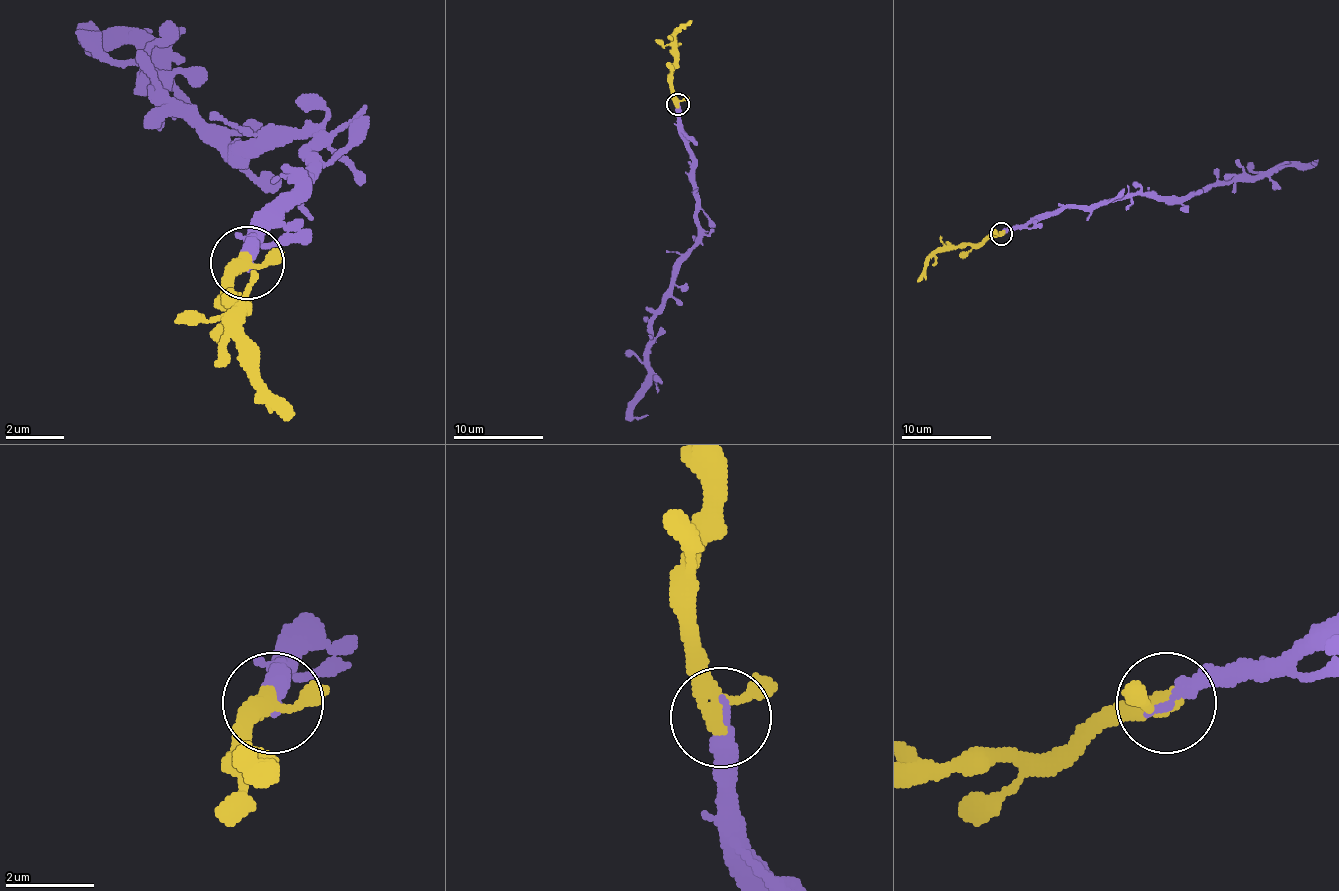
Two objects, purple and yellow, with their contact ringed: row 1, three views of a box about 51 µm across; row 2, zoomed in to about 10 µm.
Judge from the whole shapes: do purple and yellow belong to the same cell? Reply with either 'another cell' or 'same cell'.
same cell

